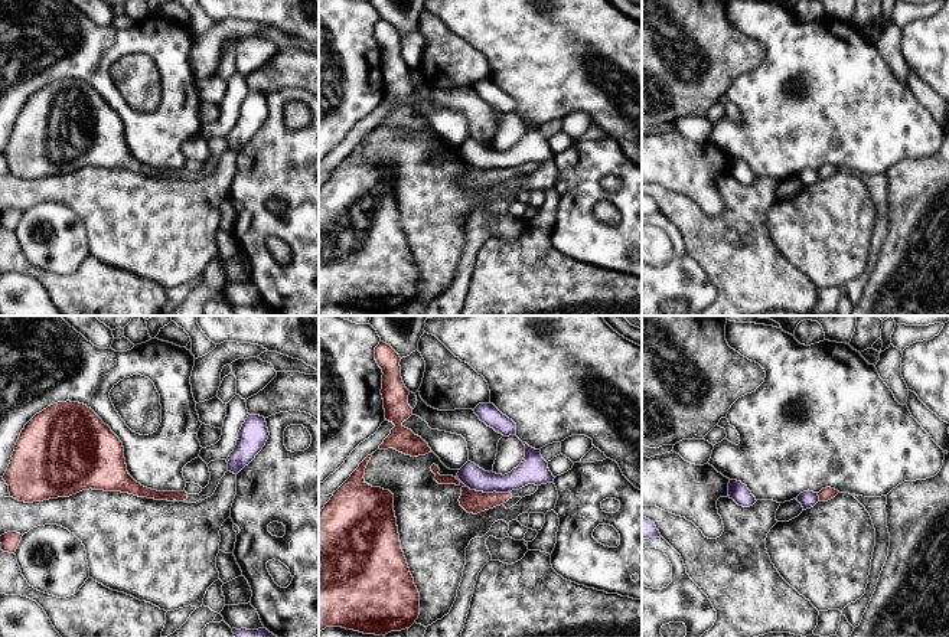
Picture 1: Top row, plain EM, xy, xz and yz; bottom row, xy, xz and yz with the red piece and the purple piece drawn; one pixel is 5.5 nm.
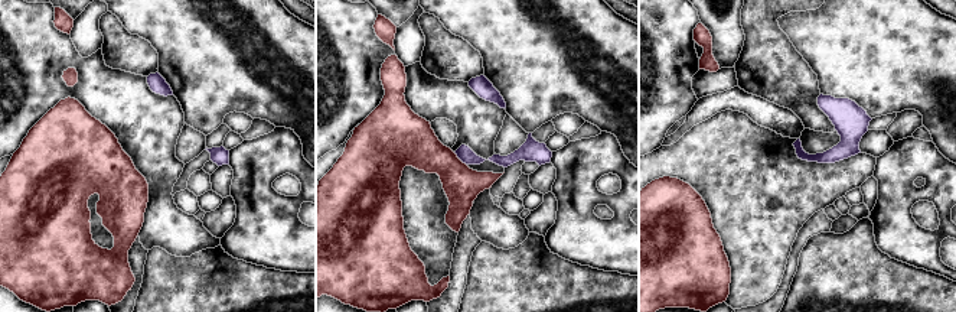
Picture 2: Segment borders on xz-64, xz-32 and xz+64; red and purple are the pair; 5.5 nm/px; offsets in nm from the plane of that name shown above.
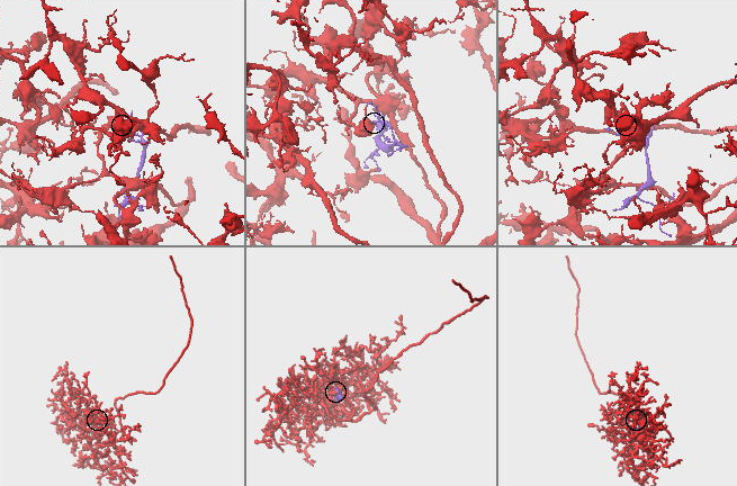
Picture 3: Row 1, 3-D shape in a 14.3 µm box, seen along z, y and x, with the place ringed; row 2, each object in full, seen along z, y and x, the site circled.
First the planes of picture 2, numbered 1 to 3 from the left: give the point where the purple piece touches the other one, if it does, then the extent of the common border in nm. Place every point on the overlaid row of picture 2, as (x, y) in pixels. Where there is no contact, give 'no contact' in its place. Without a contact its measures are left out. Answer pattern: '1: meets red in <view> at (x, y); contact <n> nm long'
1: no contact
2: meets red in xz-32 at (459, 159); contact 110 nm long
3: no contact

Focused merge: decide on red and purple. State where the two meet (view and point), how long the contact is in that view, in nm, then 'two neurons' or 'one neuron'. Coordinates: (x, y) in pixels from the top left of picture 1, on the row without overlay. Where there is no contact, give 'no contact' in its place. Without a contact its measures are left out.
xz (486, 170) | 260 nm | two neurons

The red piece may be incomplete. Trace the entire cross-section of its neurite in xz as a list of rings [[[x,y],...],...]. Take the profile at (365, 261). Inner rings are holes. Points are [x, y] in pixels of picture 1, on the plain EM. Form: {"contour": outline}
{"contour": [[[371,134],[333,170],[319,193],[319,310],[326,304],[342,304],[385,313],[410,306],[420,293],[420,270],[401,226],[394,172],[369,163],[363,156]]]}

